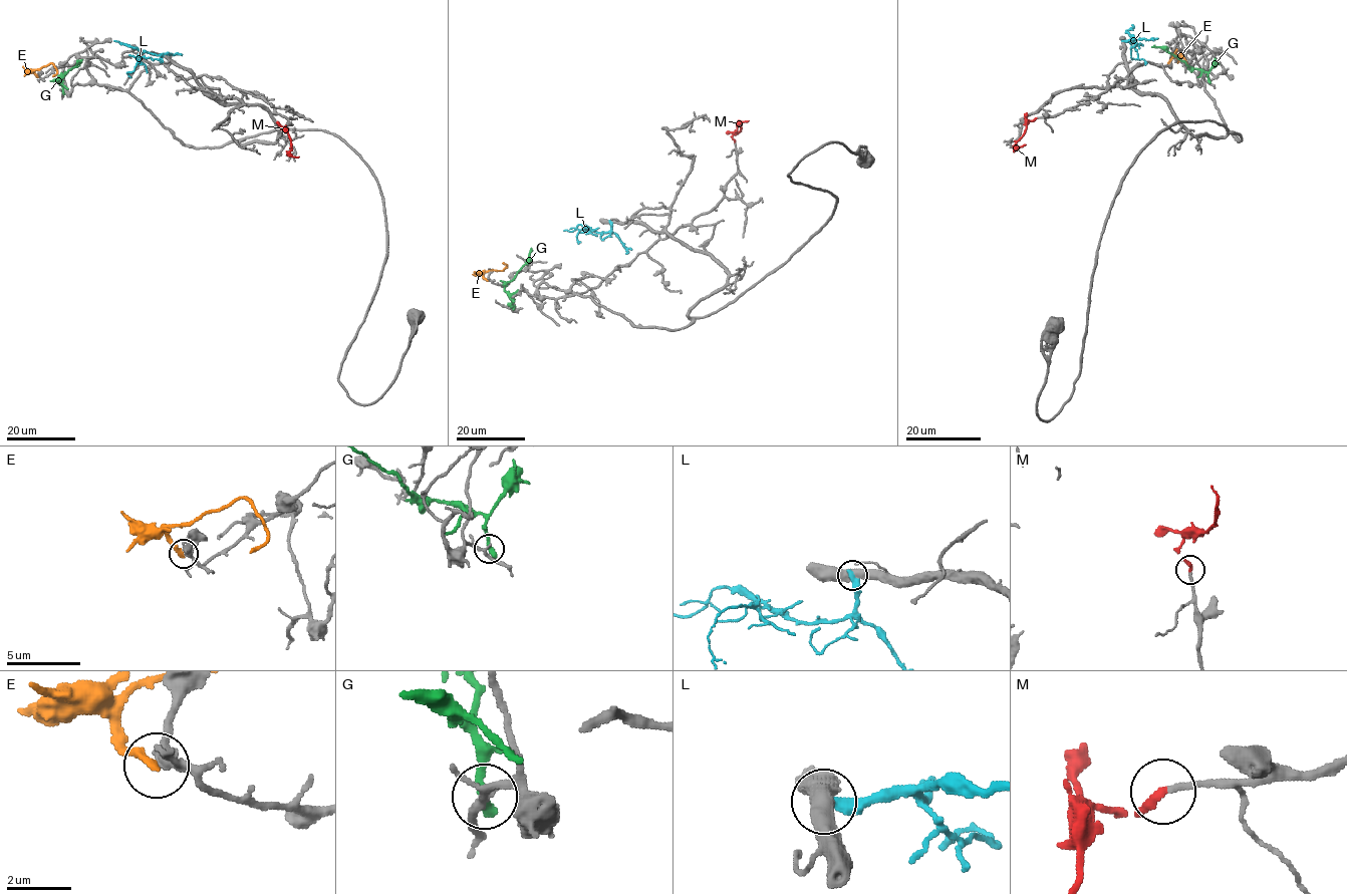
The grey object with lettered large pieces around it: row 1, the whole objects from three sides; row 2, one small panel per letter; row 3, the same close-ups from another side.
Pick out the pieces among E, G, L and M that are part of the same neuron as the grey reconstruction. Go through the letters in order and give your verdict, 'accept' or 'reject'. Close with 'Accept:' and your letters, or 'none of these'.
E: reject
G: reject
L: reject
M: accept
Accept: M

